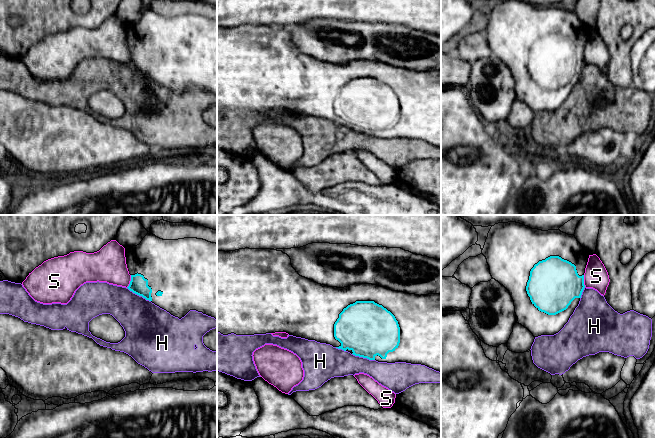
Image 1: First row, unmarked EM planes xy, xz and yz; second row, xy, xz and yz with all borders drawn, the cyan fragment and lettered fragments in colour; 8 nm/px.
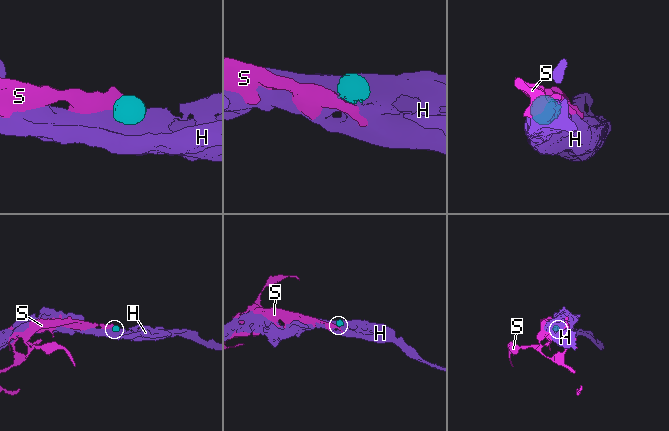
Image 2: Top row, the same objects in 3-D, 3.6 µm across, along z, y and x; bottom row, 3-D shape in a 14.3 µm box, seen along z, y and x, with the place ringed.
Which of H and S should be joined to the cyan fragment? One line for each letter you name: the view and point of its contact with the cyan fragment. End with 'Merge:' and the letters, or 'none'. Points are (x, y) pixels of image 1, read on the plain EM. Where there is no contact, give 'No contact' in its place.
Merge: none

